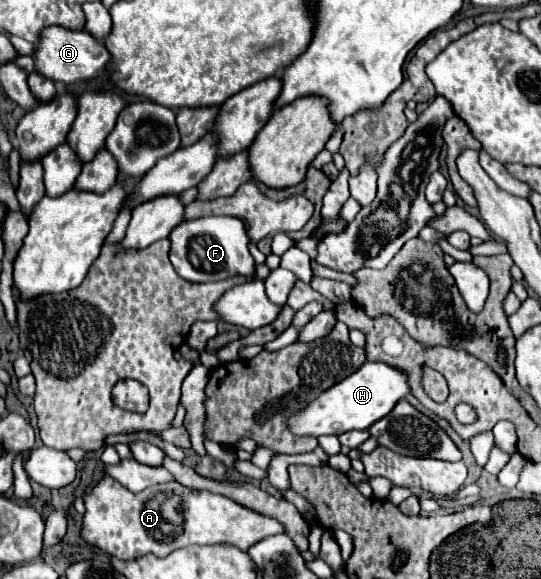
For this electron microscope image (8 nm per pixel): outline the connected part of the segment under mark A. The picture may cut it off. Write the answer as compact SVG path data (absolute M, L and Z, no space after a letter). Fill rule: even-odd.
M103 476L91 492L83 494L83 502L83 542L117 556L119 560L137 560L145 554L163 558L191 544L211 546L221 542L229 542L245 552L255 542L285 531L283 524L275 522L275 518L249 510L227 496L209 490L191 490L175 480L155 484L141 492L131 492L117 480Z

